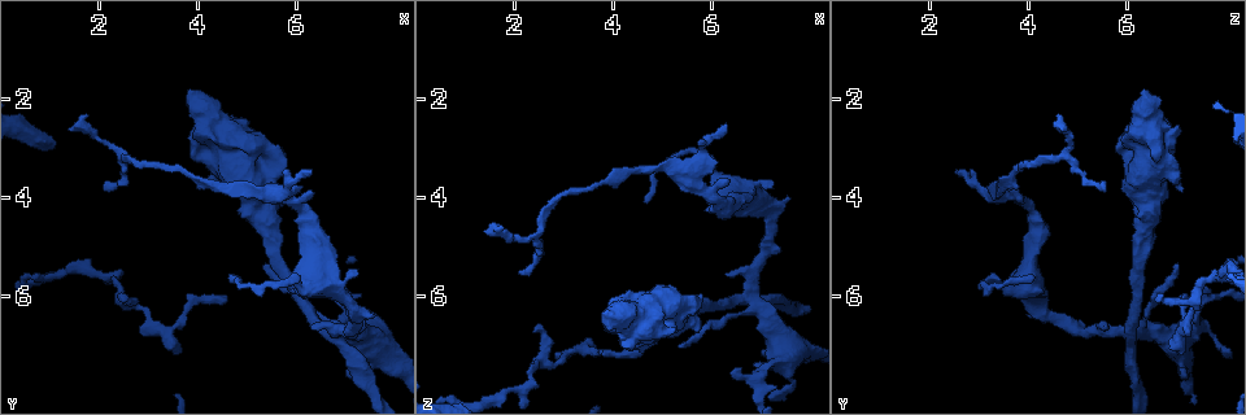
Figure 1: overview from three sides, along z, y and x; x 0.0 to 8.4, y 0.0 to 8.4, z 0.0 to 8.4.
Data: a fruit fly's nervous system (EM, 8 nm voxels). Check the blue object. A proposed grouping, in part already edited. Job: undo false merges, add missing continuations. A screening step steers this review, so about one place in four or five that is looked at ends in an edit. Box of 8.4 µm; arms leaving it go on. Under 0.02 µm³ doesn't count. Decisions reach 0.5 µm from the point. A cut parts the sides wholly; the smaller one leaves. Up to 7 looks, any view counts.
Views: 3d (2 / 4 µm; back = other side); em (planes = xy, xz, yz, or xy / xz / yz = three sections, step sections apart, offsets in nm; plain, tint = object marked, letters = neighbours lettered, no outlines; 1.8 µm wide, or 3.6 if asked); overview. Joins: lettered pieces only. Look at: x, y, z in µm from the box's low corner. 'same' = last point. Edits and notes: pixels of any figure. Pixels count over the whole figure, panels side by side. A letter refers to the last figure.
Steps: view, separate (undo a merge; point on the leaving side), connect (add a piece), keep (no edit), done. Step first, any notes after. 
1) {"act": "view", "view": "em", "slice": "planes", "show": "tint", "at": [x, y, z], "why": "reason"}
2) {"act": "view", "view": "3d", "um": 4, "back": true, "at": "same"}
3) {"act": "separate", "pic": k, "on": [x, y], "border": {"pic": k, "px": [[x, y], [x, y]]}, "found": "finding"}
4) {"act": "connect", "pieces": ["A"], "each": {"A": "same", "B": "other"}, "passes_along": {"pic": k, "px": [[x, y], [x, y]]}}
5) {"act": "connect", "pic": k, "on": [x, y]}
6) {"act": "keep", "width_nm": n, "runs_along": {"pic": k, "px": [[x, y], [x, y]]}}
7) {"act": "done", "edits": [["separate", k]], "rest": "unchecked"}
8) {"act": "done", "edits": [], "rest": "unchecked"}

{"act": "view", "view": "em", "slice": "yz", "step": 8, "show": "letters", "at": [4.60, 6.00, 7.15], "why": "thin end"}

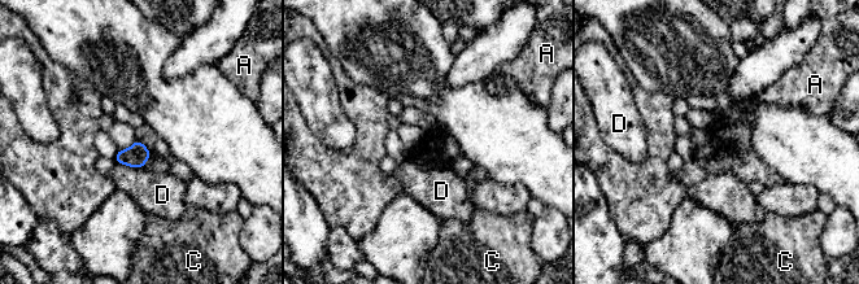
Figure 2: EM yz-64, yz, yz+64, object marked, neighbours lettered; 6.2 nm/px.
{"act": "view", "view": "em", "slice": "planes", "show": "letters", "at": "same", "why": "another direction"}

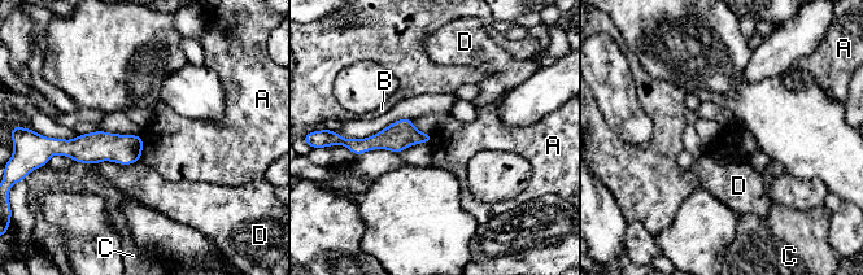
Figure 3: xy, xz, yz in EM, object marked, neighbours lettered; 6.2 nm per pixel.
{"act": "keep", "longest_contact_nm": ["D", 300], "each": {"A": "other", "B": "other", "C": "other", "D": "other"}, "border": {"pic": 3, "px": [[142, 136], [143, 151]]}, "found": "no lettered piece goes on from it"}

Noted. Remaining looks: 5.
{"act": "view", "view": "em", "slice": "planes", "show": "letters", "at": [5.80, 3.25, 5.95]}

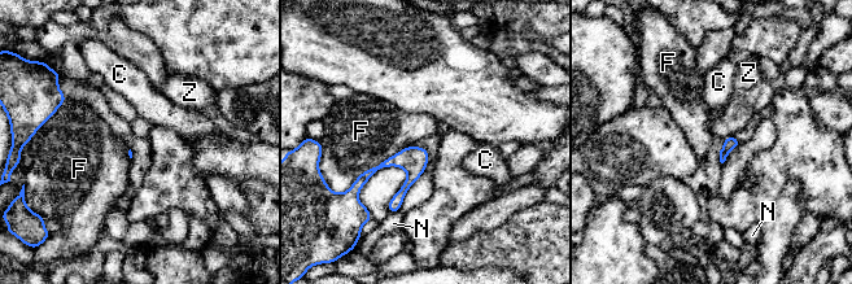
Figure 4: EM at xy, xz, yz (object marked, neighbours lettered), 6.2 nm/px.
{"act": "keep", "longest_contact_nm": ["F", 500], "each": {"C": "other", "F": "other", "N": "other", "Z": "other"}, "found": "no lettered piece goes on from it"}

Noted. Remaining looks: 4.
{"act": "view", "view": "3d", "um": 4, "at": [6.35, 3.50, 2.45], "why": "an open end"}

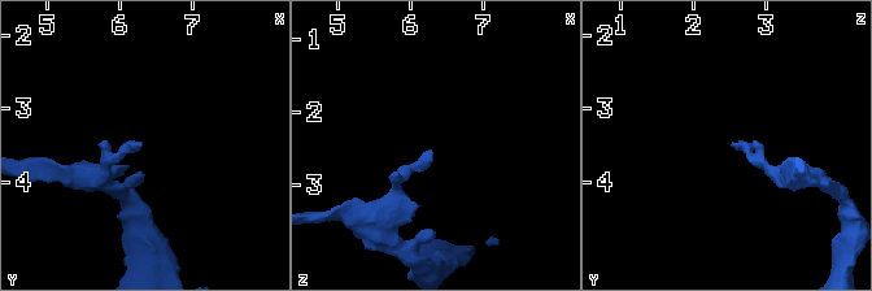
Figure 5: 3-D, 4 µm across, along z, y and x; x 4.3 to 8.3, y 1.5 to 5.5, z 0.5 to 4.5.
{"act": "view", "view": "em", "um": 3.6, "slice": "planes", "show": "tint", "at": [6.30, 3.50, 2.55]}

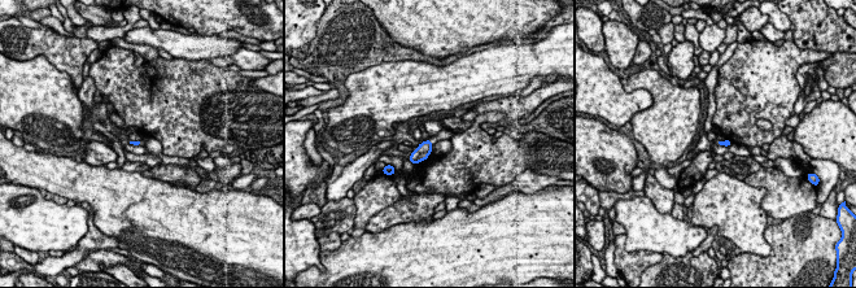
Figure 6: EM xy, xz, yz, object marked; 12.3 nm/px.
{"act": "view", "view": "em", "um": 3.6, "slice": "planes", "show": "letters", "at": "same"}

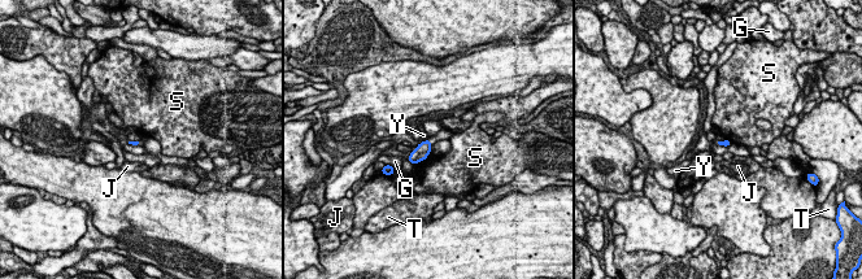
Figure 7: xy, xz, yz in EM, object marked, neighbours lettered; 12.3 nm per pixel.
{"act": "keep", "each": {"G": "other", "J": "other", "S": "other", "T": "other", "Y": "other"}, "border": {"pic": 7, "px": [[731, 143], [727, 145], [715, 144]]}, "found": "none of them fits"}

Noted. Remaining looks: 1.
{"act": "done", "edits": [], "rest": "unchecked"}

